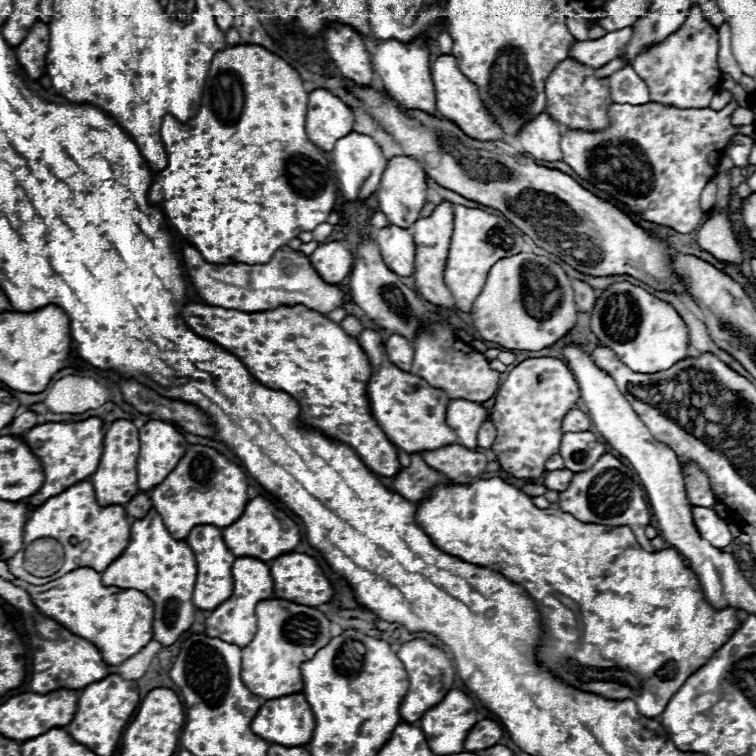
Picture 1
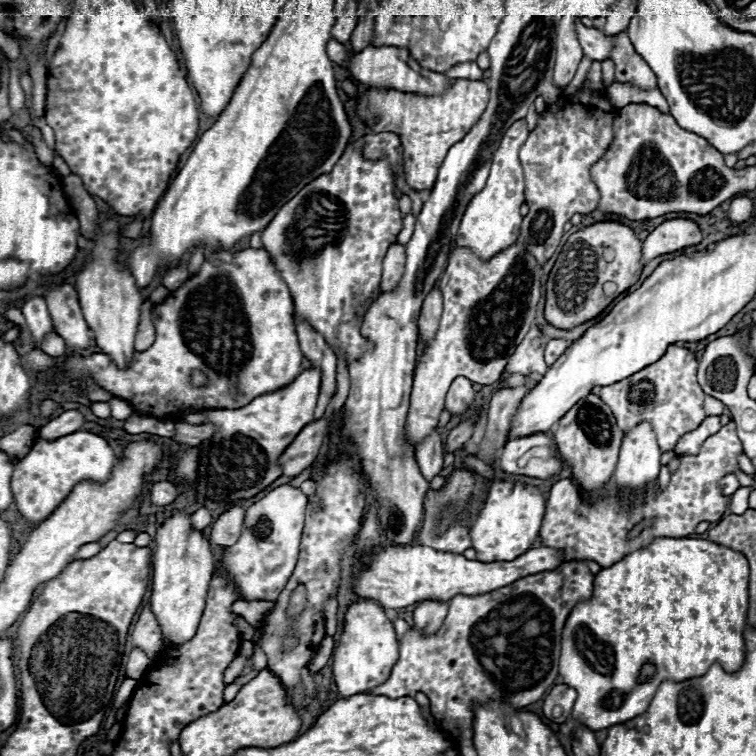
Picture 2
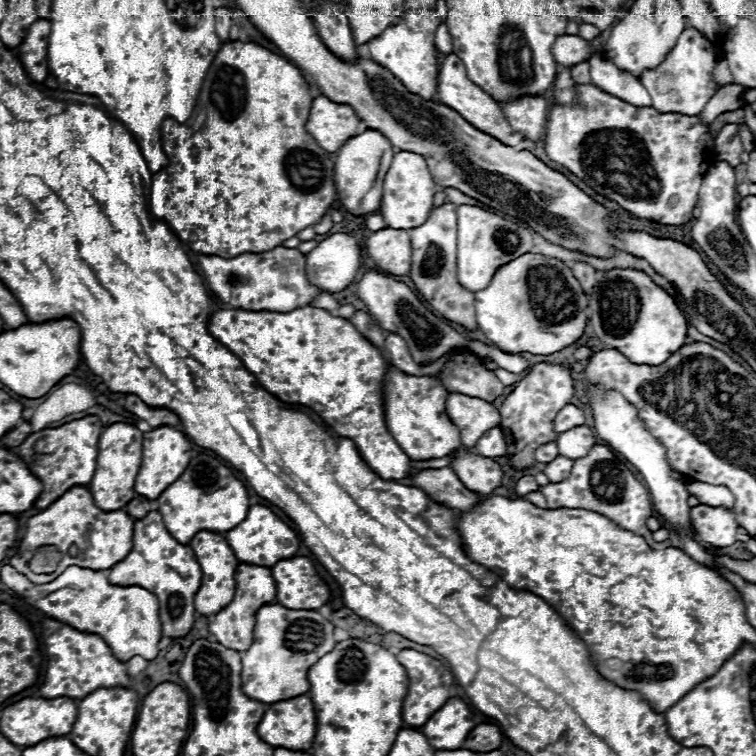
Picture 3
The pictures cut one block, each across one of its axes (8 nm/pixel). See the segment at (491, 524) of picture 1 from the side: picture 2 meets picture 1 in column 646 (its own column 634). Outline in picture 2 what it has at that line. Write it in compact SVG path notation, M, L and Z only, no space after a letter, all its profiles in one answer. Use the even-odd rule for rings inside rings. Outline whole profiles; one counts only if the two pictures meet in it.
M658 538L650 546L636 550L622 558L620 562L612 564L610 568L604 568L594 578L594 594L588 602L580 602L568 616L564 632L562 632L562 656L560 656L560 678L564 684L576 688L578 698L572 710L572 718L580 724L588 726L590 730L604 730L614 724L626 722L630 718L636 718L644 714L652 702L652 696L656 688L670 680L670 682L684 682L690 678L704 676L712 664L720 664L726 672L738 672L746 660L746 644L744 644L744 630L746 630L746 618L748 618L748 560L730 548L718 546L710 540L702 538ZM642 666L654 666L654 672L640 672Z

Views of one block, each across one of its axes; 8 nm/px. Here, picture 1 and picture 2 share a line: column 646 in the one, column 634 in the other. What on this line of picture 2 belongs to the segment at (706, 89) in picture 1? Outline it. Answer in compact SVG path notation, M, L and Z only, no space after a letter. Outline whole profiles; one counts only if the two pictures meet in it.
M618 32L614 36L614 48L610 52L610 60L616 66L614 82L634 84L640 90L654 90L654 88L658 88L656 74L642 60L642 56L634 50L634 46L628 40L626 32Z

